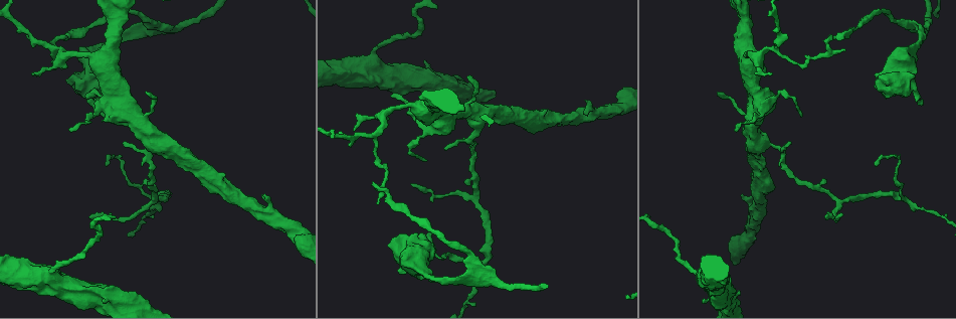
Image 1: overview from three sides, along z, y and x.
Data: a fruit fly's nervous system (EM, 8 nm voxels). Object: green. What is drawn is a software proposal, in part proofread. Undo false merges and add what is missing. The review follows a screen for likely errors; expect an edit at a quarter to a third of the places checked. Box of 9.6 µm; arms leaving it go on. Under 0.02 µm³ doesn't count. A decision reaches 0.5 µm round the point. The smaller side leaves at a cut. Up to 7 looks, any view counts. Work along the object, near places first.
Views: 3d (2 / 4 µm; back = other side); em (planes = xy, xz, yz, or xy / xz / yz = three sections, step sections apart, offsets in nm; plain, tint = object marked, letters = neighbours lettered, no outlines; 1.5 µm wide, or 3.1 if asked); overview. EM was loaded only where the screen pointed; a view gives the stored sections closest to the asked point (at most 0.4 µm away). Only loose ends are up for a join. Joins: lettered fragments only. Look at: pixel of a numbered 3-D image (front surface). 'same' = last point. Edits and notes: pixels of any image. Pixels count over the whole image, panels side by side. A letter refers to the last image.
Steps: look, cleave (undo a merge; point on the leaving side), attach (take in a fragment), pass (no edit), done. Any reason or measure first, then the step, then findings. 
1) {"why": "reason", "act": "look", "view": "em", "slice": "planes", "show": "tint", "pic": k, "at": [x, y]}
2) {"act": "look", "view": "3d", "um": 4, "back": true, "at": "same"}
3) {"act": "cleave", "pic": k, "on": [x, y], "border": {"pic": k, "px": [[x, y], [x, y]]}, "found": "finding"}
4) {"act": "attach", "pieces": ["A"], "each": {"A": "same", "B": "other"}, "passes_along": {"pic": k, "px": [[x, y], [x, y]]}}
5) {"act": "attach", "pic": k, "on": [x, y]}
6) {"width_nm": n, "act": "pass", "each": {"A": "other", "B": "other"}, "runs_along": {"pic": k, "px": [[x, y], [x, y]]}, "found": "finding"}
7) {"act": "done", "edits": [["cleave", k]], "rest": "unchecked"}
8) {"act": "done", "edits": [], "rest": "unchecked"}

{"why": "sharp bend", "act": "look", "view": "em", "slice": "planes", "show": "tint", "pic": 1, "at": [827, 43]}

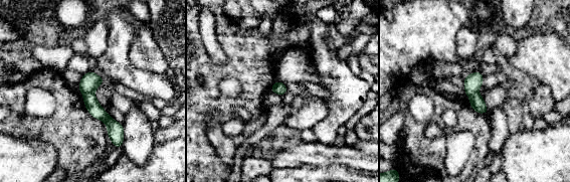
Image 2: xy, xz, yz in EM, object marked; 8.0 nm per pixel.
{"act": "look", "view": "em", "slice": "planes", "show": "letters", "at": "same"}

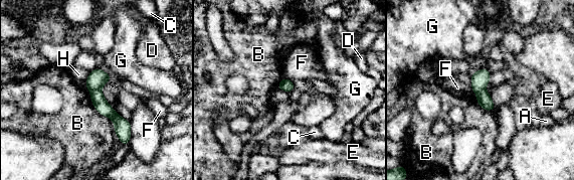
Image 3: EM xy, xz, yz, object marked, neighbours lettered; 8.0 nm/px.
{"width_nm": 110, "act": "cleave", "pic": 3, "on": [97, 78], "each": {"A": "other", "B": "other", "C": "other", "D": "other", "E": "other", "F": "other", "G": "other", "H": "other"}, "border": {"pic": 3, "px": [[101, 88], [90, 93]]}, "found": "a second neuron is stuck on"}

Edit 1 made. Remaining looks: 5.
{"why": "branch stops here", "act": "look", "view": "em", "slice": "planes", "show": "tint", "pic": 1, "at": [789, 144]}

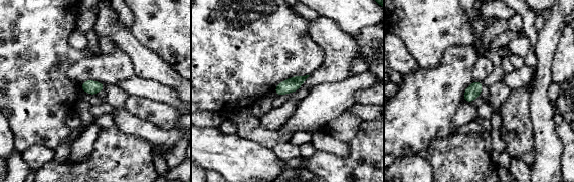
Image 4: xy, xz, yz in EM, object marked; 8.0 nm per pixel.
{"act": "look", "view": "em", "slice": "planes", "show": "letters", "at": "same"}

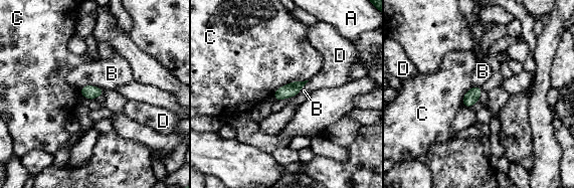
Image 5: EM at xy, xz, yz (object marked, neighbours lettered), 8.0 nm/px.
{"width_nm": 110, "act": "pass", "each": {"A": "other", "B": "other", "C": "other", "D": "other"}, "found": "none of them fits"}

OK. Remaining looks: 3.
{"why": "free end", "act": "look", "view": "em", "slice": "planes", "show": "tint", "pic": 1, "at": [105, 163]}

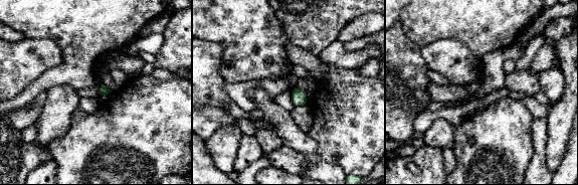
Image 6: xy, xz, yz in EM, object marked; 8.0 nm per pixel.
{"why": "see the neighbours", "act": "look", "view": "em", "slice": "planes", "show": "letters", "at": "same"}

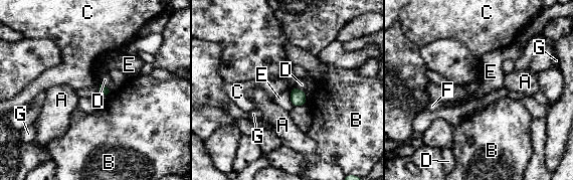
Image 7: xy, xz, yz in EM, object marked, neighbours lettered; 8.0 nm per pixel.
{"width_nm": 70, "act": "pass", "each": {"A": "other", "B": "other", "C": "other", "D": "other", "E": "other", "F": "other", "G": "other"}, "border": {"pic": 7, "px": [[290, 88], [290, 102], [294, 106]]}, "found": "no lettered fragment goes on from it"}

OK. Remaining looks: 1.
{"act": "done", "edits": [["cleave", 3]], "rest": "unchecked"}

